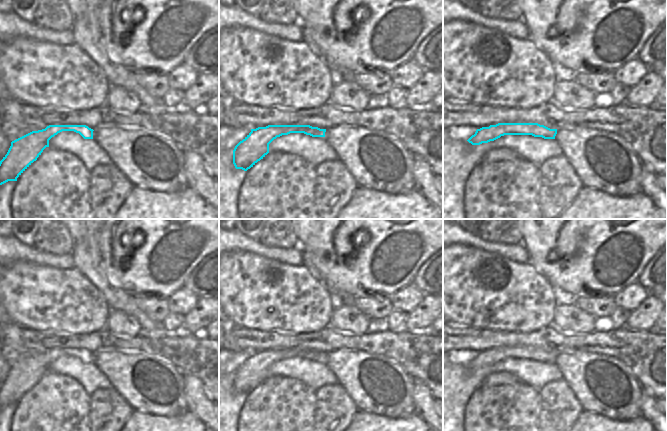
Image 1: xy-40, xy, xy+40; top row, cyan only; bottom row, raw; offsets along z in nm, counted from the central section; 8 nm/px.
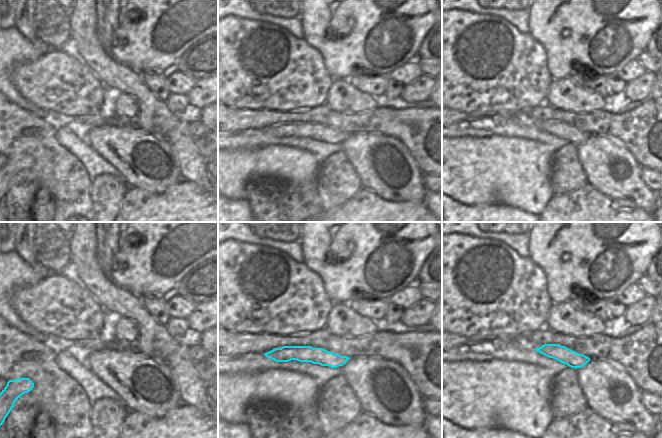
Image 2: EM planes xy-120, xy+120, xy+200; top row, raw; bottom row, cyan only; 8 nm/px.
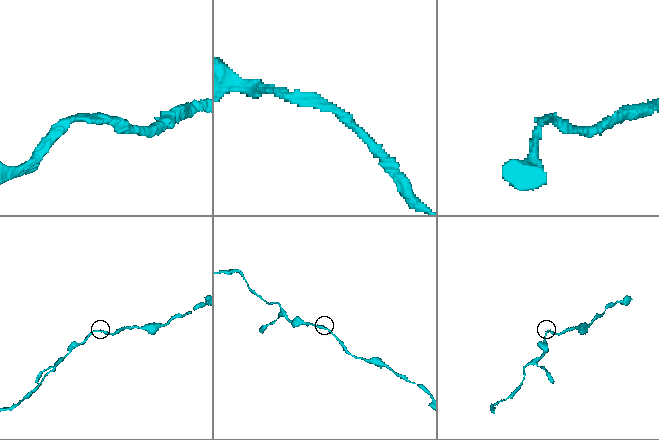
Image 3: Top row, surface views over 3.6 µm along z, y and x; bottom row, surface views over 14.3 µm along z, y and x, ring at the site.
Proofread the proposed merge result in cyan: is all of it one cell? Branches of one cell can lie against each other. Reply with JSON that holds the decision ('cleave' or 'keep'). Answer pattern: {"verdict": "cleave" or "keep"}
{"verdict": "keep"}

